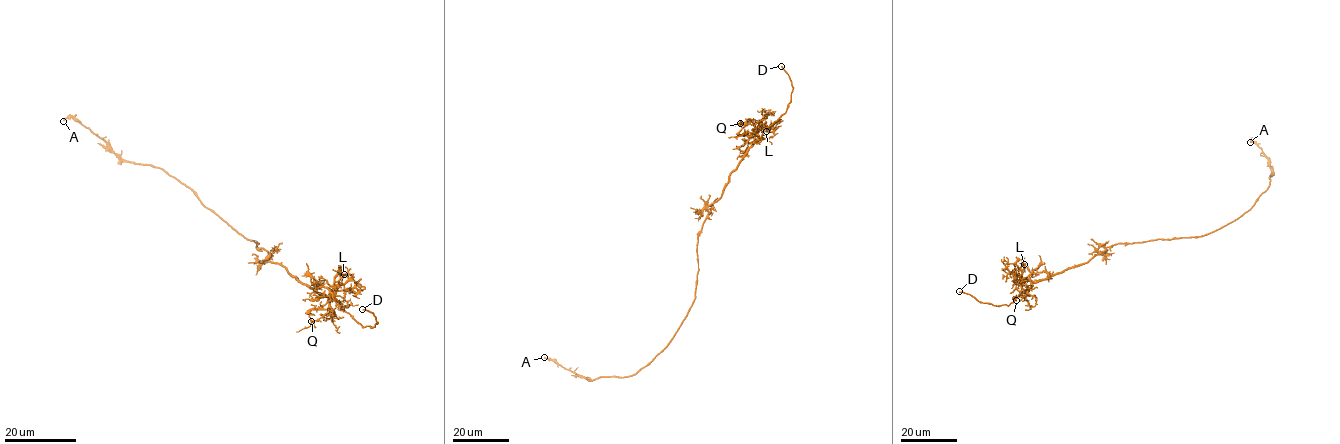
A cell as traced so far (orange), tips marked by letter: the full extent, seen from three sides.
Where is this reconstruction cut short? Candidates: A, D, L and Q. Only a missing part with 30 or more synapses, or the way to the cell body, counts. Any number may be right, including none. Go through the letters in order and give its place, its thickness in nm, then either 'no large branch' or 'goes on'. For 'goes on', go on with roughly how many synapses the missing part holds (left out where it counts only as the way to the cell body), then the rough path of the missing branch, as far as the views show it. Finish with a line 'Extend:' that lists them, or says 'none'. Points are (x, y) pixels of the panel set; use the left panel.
A: at (63, 121); 220 nm thick; no large branch
D: at (362, 309); 170 nm thick; goes on; missing branch runs (362, 309), (329, 313), (320, 326), (327, 339)
L: at (344, 274); 90 nm thick; no large branch
Q: at (311, 321); 150 nm thick; no large branch
Extend: D

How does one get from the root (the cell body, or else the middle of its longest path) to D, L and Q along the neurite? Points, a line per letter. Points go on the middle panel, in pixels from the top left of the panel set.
D: (698, 263), (698, 232), (707, 208), (723, 193), (728, 176), (755, 135), (786, 110), (793, 86), (781, 66)
L: (698, 263), (698, 232), (707, 208), (723, 193), (756, 132), (761, 127), (774, 130), (766, 131)
Q: (698, 263), (698, 232), (707, 208), (723, 193), (728, 176), (754, 141), (755, 132), (739, 133), (740, 123)

